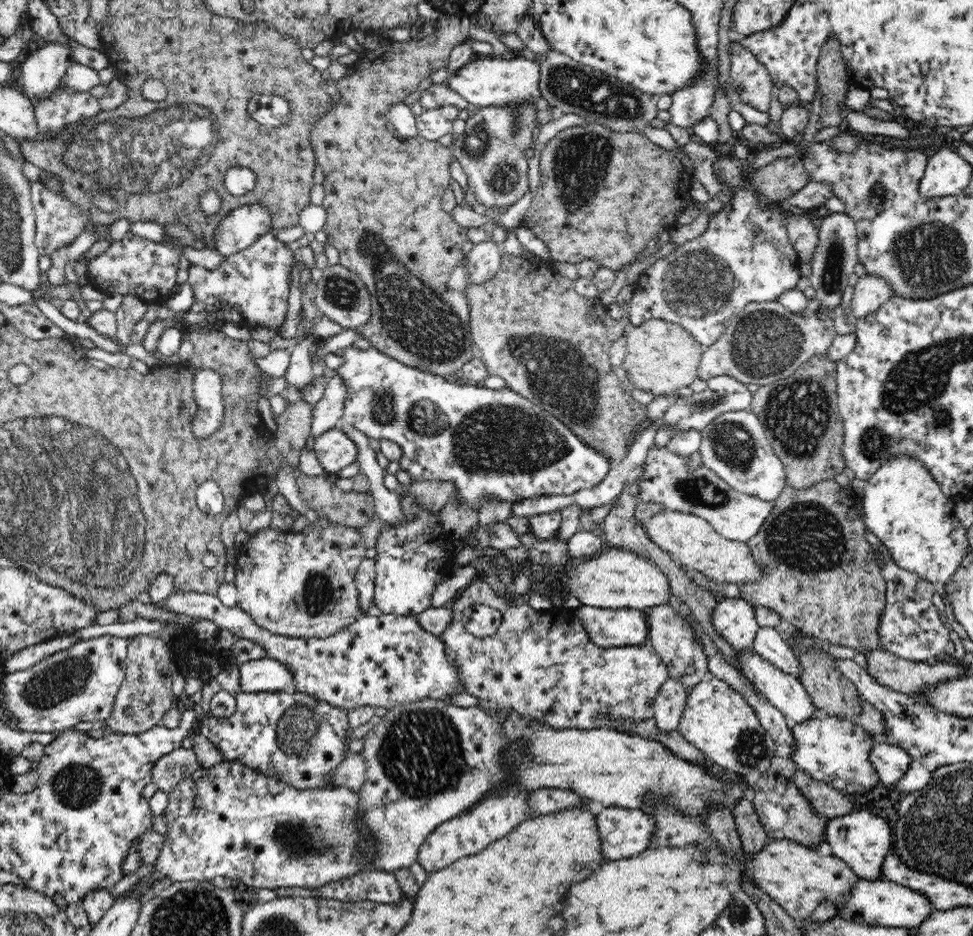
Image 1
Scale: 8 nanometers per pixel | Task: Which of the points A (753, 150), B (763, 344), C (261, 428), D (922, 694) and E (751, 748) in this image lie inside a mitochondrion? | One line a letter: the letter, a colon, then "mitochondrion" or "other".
A: other
B: mitochondrion
C: other
D: other
E: mitochondrion

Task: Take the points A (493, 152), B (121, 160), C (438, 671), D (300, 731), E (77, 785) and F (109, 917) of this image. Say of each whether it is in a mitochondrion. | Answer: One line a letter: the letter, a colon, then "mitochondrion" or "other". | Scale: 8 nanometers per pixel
A: mitochondrion
B: mitochondrion
C: other
D: mitochondrion
E: mitochondrion
F: other

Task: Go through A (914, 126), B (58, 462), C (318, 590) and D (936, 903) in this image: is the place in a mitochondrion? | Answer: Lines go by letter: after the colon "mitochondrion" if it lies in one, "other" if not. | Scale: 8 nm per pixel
A: other
B: mitochondrion
C: mitochondrion
D: other

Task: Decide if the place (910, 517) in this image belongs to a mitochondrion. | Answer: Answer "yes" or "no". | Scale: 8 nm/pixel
no

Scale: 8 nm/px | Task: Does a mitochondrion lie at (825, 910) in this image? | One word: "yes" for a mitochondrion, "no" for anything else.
no

